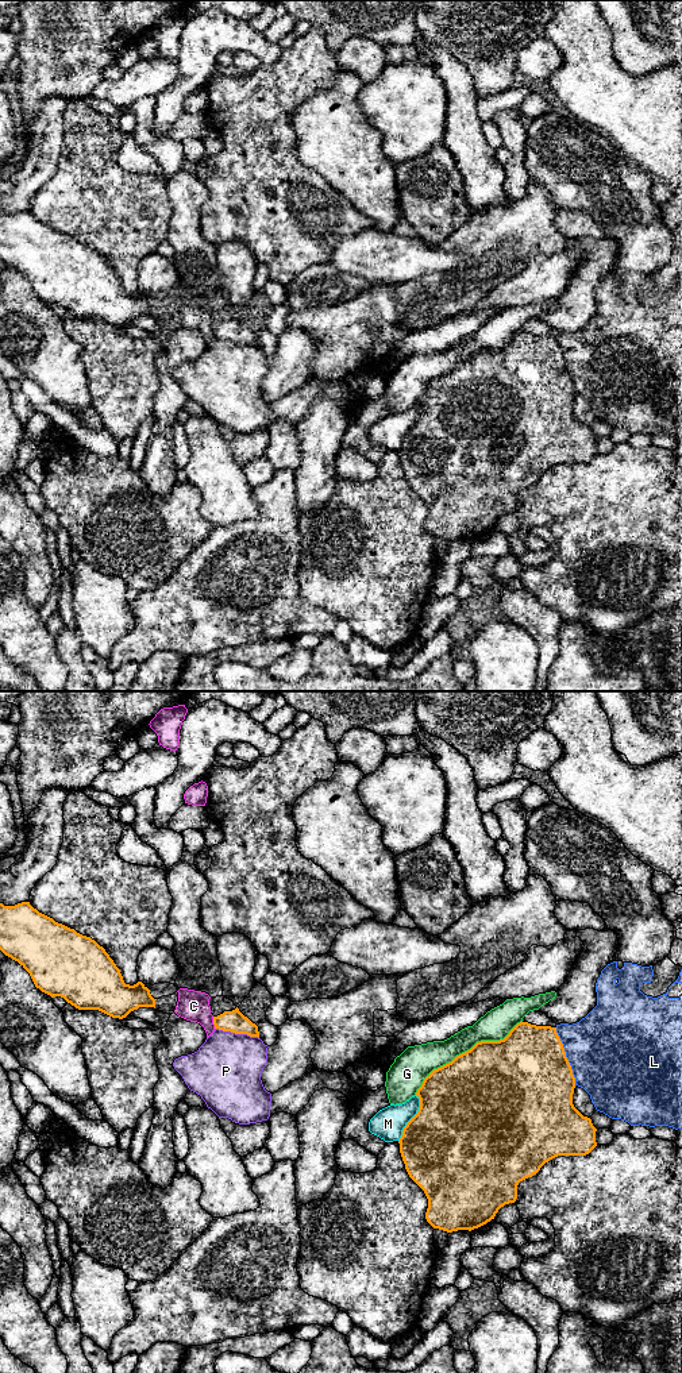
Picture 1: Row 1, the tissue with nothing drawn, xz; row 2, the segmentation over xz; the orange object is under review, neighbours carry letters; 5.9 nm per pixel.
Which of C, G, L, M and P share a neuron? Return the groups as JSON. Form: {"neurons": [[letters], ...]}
{"neurons": [["C"], ["G"], ["L"], ["M"], ["P"]]}

